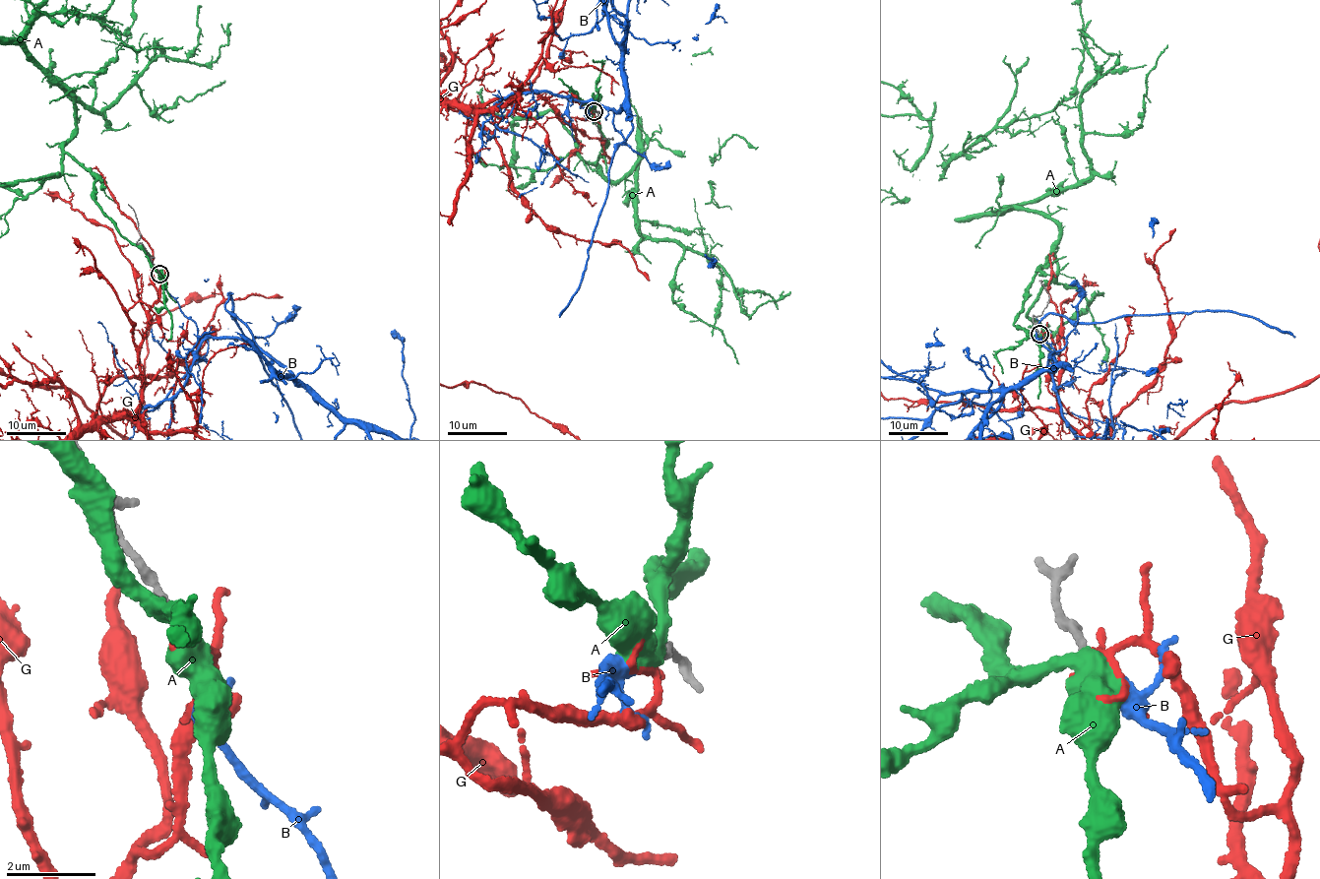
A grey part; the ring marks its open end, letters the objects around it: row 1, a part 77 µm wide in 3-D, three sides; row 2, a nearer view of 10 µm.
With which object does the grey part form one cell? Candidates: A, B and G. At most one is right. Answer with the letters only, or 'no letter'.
B

